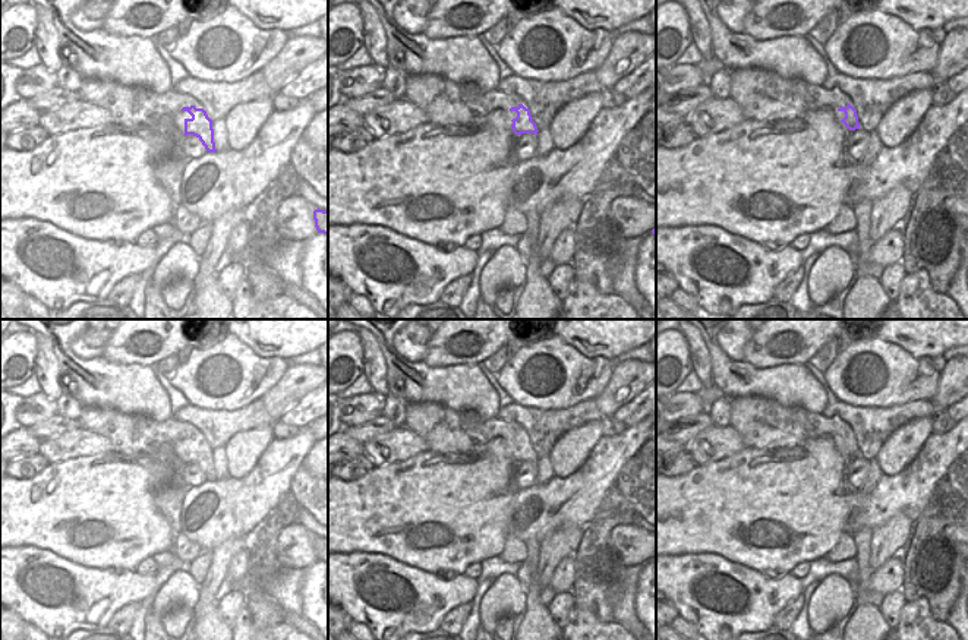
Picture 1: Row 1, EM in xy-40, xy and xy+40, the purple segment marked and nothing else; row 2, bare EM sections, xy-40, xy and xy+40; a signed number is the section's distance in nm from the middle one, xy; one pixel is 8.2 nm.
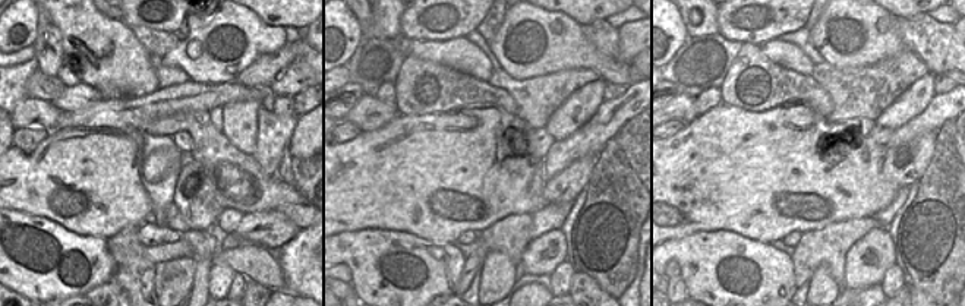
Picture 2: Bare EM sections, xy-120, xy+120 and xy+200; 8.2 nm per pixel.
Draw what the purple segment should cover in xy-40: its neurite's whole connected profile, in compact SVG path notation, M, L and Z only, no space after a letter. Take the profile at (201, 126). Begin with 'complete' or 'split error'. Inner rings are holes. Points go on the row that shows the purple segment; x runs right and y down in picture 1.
complete; M195 105L183 107L182 111L187 111L192 117L185 119L185 136L196 136L206 152L217 152L214 142L212 120L208 117L204 108L196 108Z

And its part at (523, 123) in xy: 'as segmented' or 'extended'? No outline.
as segmented

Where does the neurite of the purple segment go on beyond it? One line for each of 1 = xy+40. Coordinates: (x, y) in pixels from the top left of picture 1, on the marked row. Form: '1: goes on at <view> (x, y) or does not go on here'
1: does not go on here

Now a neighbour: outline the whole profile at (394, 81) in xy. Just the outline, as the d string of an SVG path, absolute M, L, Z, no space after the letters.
M390 66L384 70L382 88L390 91L395 100L406 95L406 79L407 75L394 66Z

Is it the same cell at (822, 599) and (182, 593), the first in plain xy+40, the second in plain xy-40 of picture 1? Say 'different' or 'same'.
same

